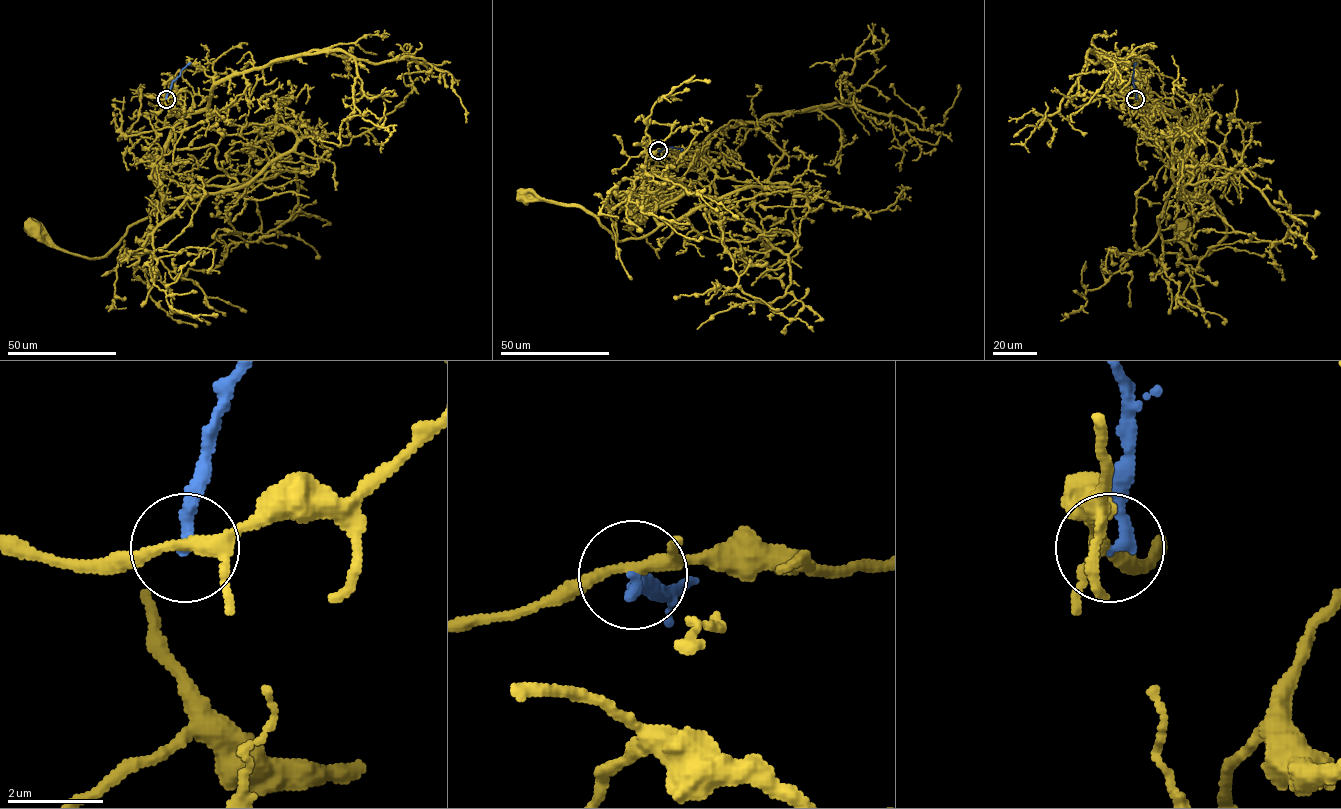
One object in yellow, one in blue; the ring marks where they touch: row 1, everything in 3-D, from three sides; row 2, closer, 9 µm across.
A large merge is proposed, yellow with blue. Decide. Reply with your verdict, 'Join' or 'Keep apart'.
Keep apart

